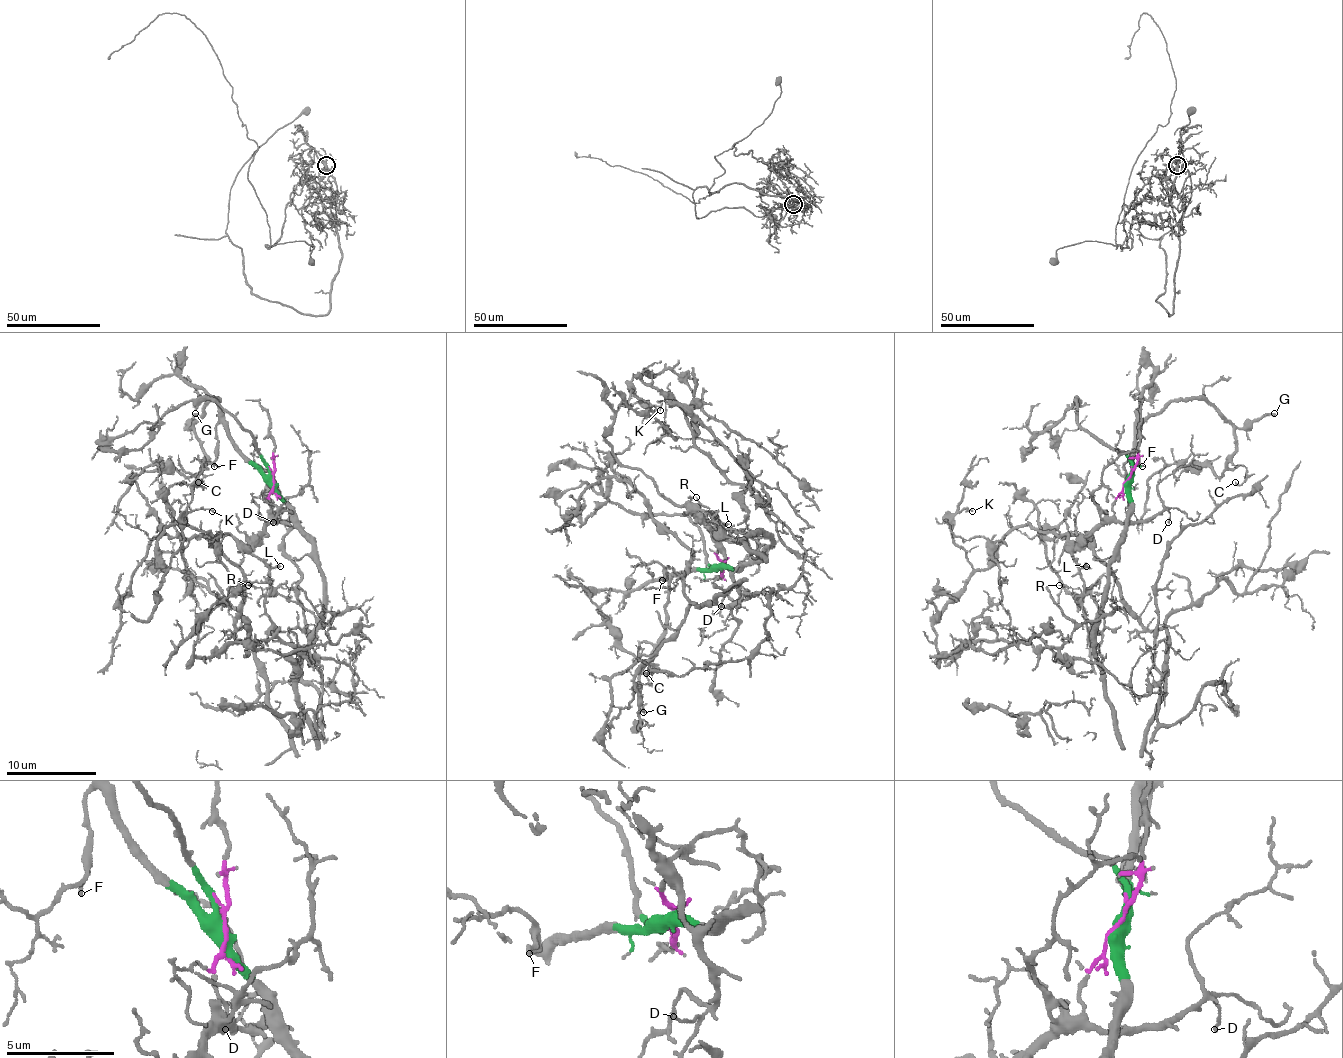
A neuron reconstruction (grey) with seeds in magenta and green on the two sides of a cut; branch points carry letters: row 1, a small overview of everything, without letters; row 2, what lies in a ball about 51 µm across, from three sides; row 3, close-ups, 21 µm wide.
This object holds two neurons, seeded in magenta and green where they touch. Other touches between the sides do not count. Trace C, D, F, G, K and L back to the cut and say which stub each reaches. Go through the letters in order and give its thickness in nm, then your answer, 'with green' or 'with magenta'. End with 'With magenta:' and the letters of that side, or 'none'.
C: 130 nm thick; with green
D: 110 nm thick; with magenta
F: 140 nm thick; with green
G: 240 nm thick; with green
K: 140 nm thick; with magenta
L: 170 nm thick; with magenta
With magenta: D, K, L

